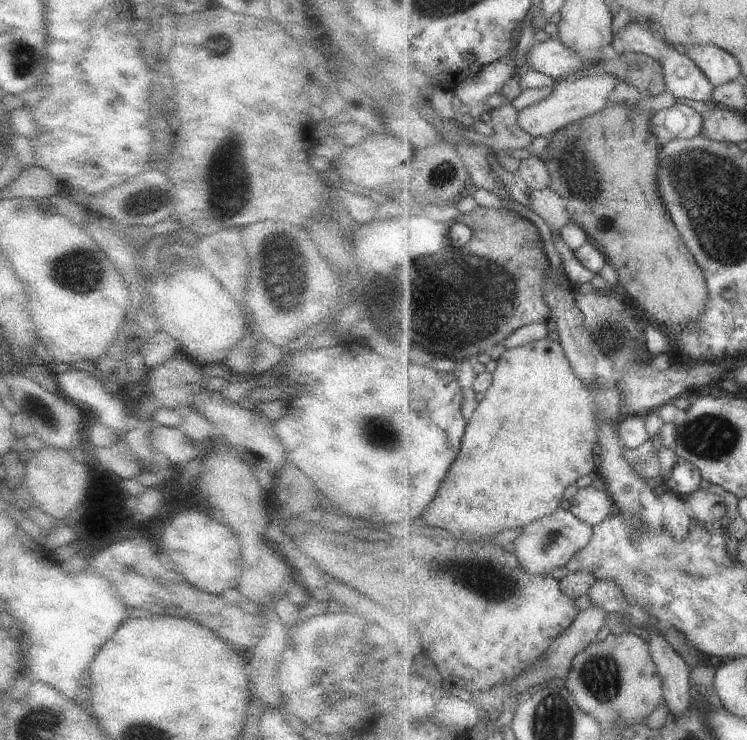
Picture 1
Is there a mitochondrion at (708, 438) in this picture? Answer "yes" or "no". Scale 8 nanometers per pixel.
yes

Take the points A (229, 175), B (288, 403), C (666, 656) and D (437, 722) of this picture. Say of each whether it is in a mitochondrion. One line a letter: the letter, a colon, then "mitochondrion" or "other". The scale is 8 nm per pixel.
A: mitochondrion
B: other
C: other
D: other

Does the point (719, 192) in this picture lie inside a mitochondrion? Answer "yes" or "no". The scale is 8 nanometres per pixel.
yes

